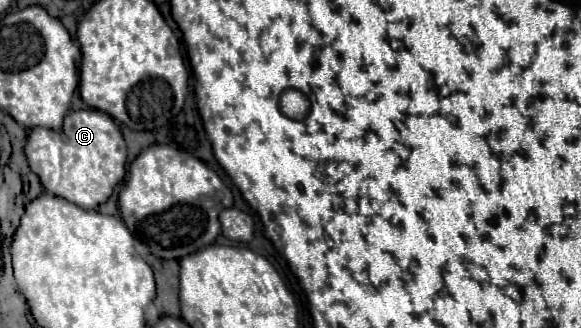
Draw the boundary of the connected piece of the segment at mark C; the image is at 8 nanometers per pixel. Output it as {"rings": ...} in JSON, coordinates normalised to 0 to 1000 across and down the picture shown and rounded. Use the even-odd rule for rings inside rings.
{"rings":[[[122,335],[105,396],[88,396],[64,384],[50,402],[43,439],[46,494],[53,494],[53,524],[60,524],[81,585],[112,604],[146,640],[164,640],[170,622],[184,616],[194,573],[215,543],[219,439],[201,372],[174,335]]]}

